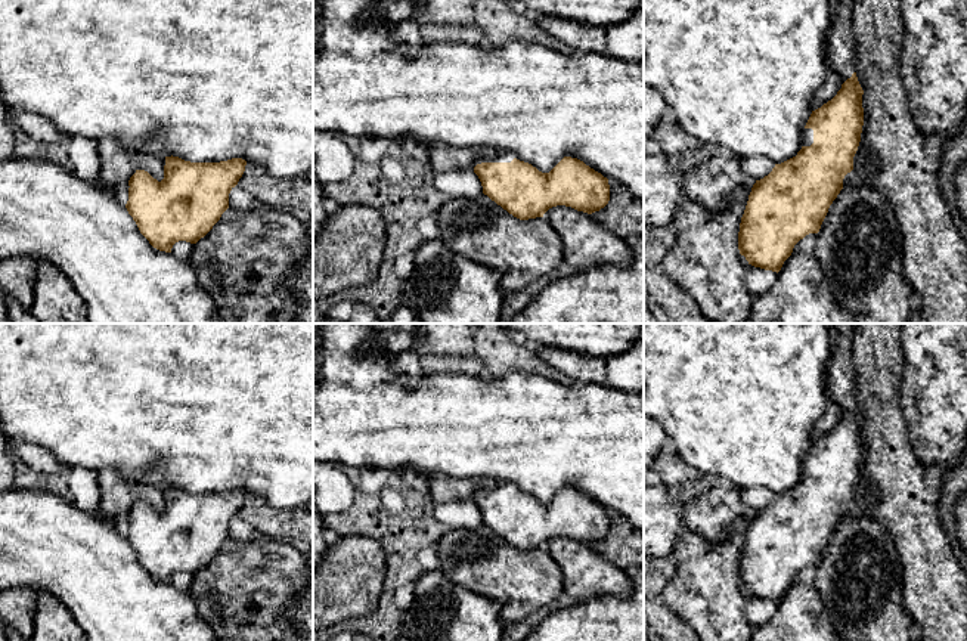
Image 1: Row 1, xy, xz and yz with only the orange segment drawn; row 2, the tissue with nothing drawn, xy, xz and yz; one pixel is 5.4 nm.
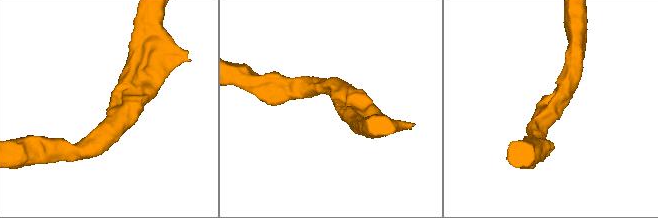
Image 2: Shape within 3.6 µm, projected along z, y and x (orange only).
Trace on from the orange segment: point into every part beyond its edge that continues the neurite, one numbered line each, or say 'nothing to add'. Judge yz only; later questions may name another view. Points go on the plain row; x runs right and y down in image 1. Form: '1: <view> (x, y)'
1: yz (808, 464)

